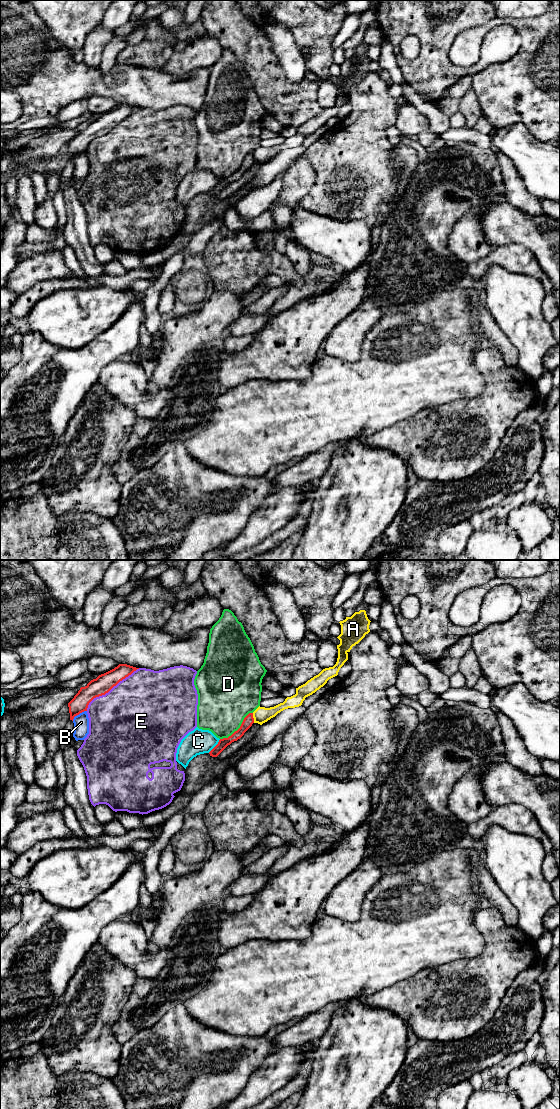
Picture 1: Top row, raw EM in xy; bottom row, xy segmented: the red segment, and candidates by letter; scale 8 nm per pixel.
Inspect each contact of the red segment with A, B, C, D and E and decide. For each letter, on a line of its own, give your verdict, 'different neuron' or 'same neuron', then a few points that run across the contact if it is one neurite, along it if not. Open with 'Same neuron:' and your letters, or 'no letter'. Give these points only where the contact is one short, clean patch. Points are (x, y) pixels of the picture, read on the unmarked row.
Same neuron: no letter
A: different neuron
B: different neuron
C: different neuron
D: different neuron
E: different neuron

